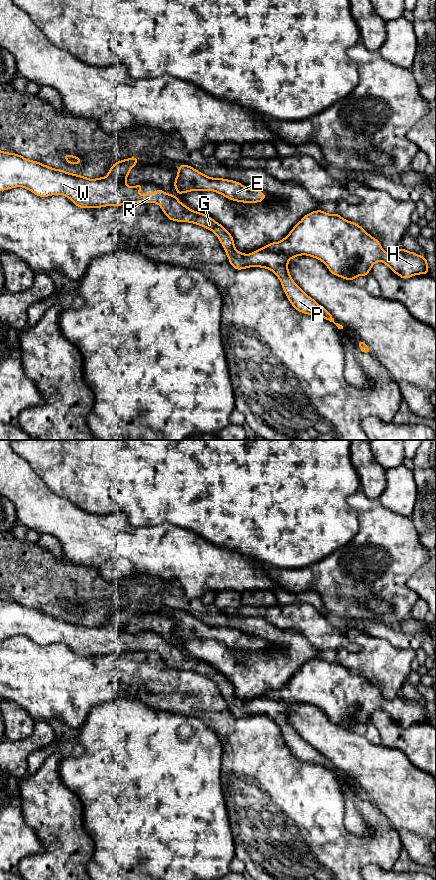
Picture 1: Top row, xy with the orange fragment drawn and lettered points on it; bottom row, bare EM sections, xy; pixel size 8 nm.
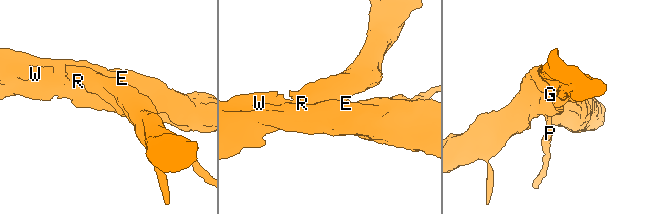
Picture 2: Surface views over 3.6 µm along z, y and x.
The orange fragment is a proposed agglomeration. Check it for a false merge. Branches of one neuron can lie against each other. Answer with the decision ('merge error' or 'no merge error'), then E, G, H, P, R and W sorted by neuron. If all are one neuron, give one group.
no merge error; groups E G H P R W

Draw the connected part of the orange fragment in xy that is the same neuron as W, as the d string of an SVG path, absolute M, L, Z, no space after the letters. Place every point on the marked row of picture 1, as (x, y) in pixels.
M0 151L0 191L23 187L39 197L64 195L79 208L101 208L139 202L157 203L168 219L197 224L215 233L234 269L242 270L249 267L260 267L271 270L279 278L286 297L297 311L308 315L321 316L333 322L338 329L343 329L343 326L334 322L331 313L308 296L293 281L288 271L290 259L301 255L316 258L327 265L331 274L348 281L353 281L358 276L369 275L372 266L379 261L386 264L403 279L420 274L429 275L426 257L407 251L403 247L392 253L387 253L380 242L368 234L360 225L344 219L337 213L327 214L323 210L316 210L306 214L281 241L272 242L250 254L241 253L235 249L232 235L221 224L208 215L191 210L174 195L165 193L159 188L156 192L137 195L135 192L142 191L142 184L137 184L134 187L126 185L126 179L134 165L138 165L136 156L115 162L105 177L89 179L61 169L54 169L34 160L28 160L16 153Z

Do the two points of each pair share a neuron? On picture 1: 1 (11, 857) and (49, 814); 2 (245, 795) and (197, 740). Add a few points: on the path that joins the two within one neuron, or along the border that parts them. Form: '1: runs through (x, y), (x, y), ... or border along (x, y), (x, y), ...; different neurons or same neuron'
1: border along (22, 810), (24, 821), (43, 846), (40, 853); different neurons
2: border along (223, 744), (221, 790); different neurons

